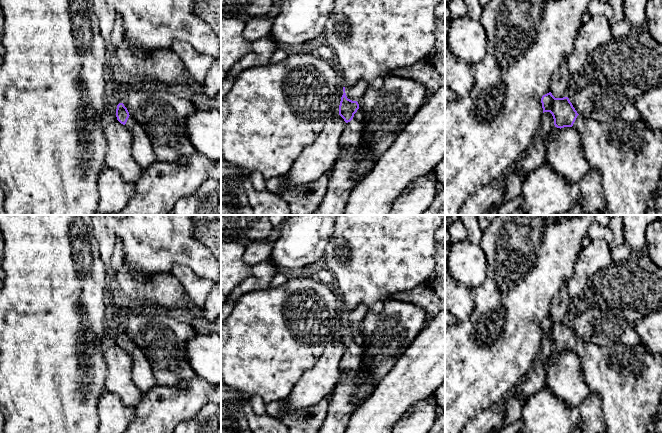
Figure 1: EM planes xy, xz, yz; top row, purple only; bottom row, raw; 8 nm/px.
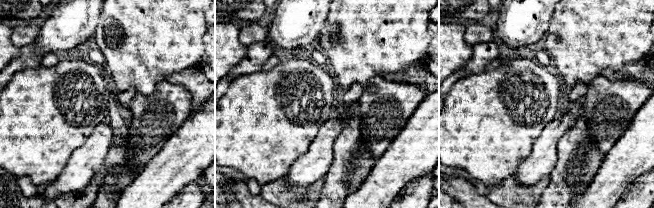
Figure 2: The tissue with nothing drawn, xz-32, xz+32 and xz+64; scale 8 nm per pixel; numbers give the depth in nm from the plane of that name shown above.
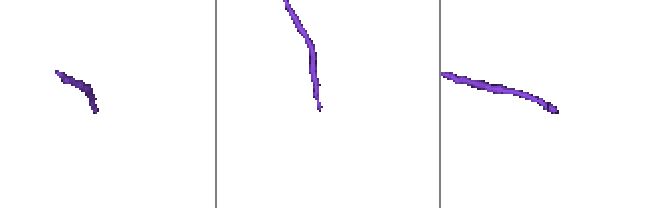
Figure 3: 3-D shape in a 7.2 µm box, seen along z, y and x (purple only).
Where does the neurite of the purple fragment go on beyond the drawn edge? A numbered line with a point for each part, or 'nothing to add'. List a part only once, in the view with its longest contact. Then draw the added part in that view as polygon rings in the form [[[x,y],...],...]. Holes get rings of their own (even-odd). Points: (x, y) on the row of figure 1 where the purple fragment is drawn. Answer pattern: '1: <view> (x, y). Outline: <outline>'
1: xz (356, 162). Outline: [[[358,109],[353,119],[347,123],[341,138],[340,146],[344,153],[335,162],[329,176],[326,194],[319,207],[311,215],[343,215],[351,190],[372,170],[378,157],[373,156],[364,145],[364,114]]]

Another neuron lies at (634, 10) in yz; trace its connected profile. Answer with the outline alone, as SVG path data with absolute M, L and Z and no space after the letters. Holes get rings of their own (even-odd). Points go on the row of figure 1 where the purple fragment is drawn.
M623 0L624 16L631 27L646 24L646 4L650 0Z

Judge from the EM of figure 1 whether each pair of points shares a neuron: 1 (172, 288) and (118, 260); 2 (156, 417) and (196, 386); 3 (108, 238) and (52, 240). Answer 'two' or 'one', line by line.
1: two
2: one
3: two

